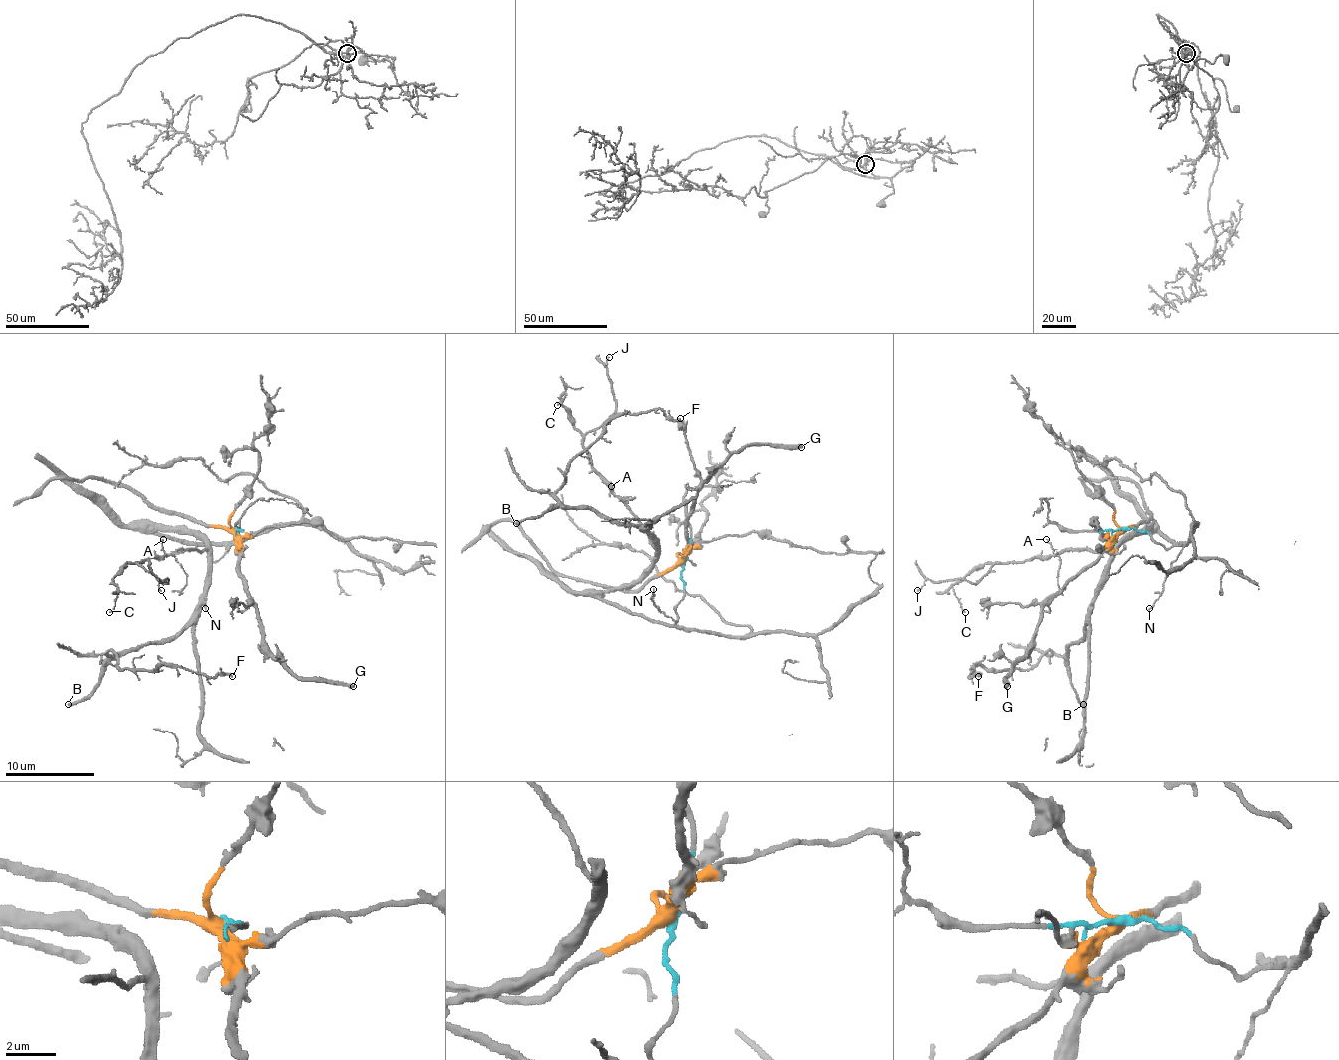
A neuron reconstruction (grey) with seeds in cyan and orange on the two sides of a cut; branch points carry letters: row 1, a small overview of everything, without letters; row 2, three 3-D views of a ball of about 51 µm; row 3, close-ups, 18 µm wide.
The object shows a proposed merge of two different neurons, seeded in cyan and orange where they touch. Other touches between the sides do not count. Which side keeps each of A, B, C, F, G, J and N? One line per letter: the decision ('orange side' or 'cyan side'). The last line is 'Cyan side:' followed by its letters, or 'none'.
A: cyan side
B: cyan side
C: cyan side
F: cyan side
G: orange side
J: cyan side
N: cyan side
Cyan side: A, B, C, F, J, N

